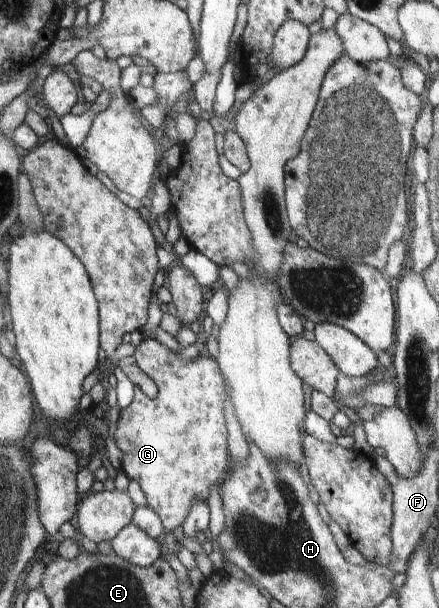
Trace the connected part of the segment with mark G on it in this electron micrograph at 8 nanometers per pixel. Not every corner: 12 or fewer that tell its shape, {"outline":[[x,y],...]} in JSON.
{"outline":[[155,338],[113,440],[165,534],[230,470],[215,358]]}

